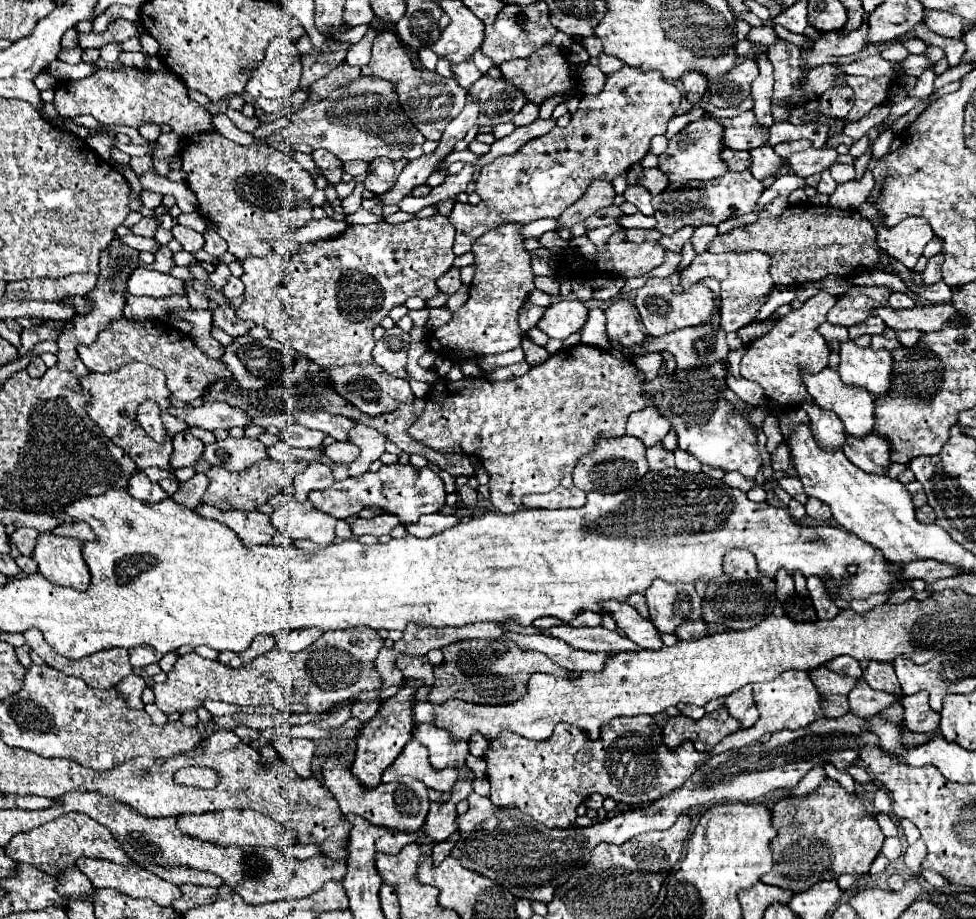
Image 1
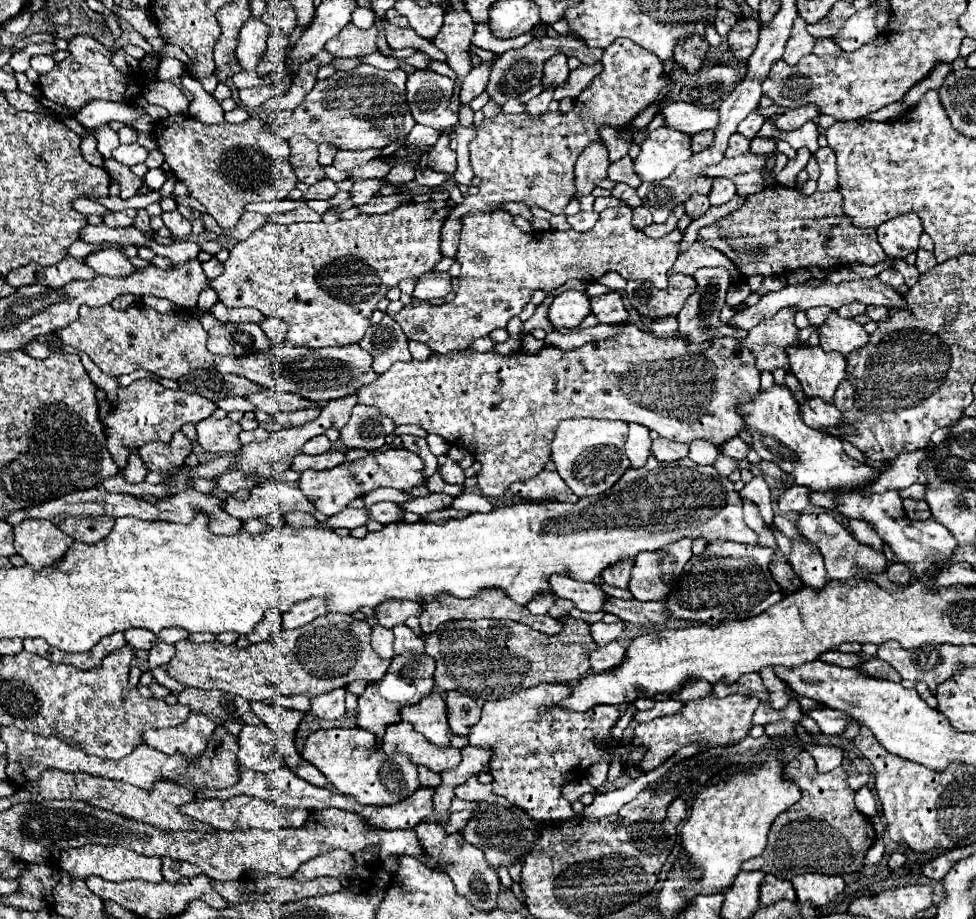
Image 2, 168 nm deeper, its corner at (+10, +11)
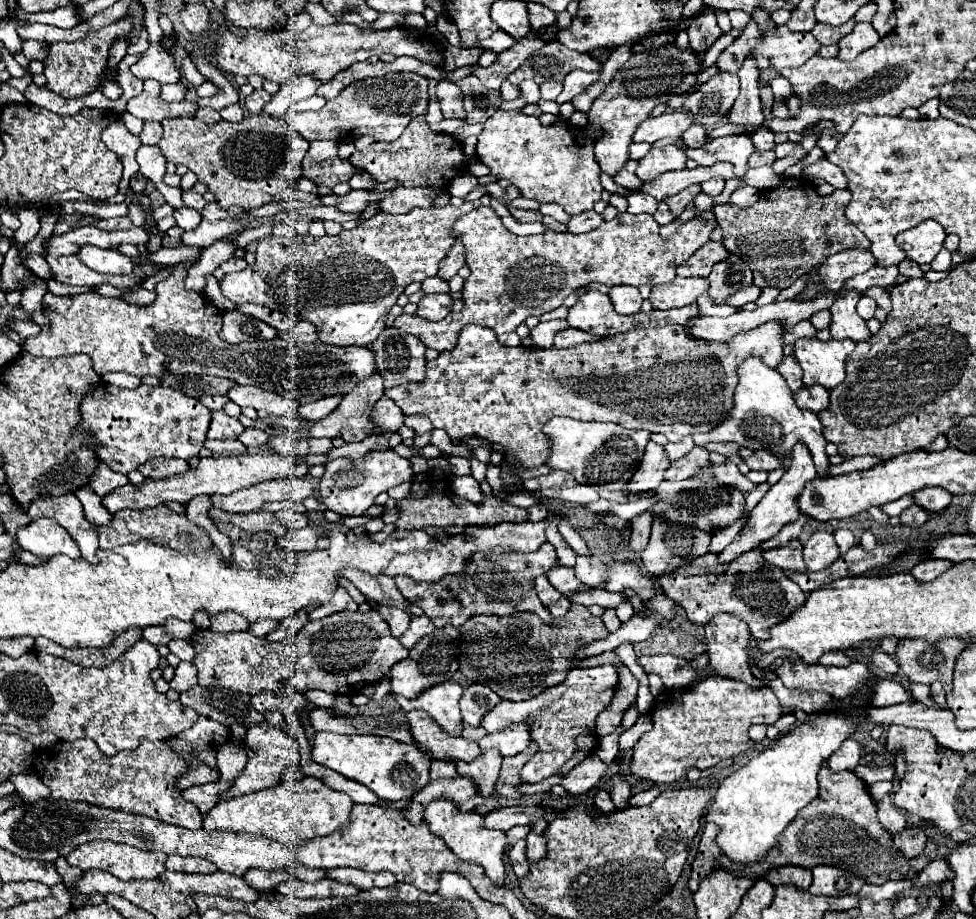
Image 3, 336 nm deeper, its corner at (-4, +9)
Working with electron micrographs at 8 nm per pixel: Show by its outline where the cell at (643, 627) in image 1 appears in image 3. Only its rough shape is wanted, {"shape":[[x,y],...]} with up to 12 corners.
{"shape":[[555,566],[547,572],[549,582],[563,594],[585,592],[573,568]]}

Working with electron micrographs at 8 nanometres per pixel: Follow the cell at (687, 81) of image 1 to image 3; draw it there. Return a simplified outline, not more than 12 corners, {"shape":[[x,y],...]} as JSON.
{"shape":[[713,10],[687,26],[691,50],[705,54],[721,36]]}

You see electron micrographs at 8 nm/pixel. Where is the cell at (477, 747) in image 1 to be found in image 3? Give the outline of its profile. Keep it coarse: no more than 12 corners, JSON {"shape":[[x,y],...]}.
{"shape":[[481,684],[461,696],[463,722],[481,726],[483,714],[501,698]]}

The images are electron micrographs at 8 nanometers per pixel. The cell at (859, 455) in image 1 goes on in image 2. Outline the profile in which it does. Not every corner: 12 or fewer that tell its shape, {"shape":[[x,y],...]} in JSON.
{"shape":[[821,398],[799,406],[805,424],[819,430],[841,424],[841,412]]}

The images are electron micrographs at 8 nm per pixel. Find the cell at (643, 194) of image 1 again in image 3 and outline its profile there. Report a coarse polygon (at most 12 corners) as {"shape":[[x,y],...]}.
{"shape":[[631,192],[627,196],[627,212],[653,214],[657,200],[643,192]]}

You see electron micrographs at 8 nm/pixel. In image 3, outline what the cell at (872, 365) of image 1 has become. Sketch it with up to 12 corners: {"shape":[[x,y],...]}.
{"shape":[[849,292],[829,308],[833,340],[871,340]]}

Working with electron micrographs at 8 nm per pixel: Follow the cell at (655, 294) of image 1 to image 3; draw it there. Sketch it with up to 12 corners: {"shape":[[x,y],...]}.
{"shape":[[675,278],[651,288],[655,310],[693,304],[707,278]]}

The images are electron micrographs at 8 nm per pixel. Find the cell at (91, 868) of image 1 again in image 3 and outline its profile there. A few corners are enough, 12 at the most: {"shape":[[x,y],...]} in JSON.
{"shape":[[87,842],[67,856],[83,872],[151,880],[165,868],[163,852],[127,844]]}

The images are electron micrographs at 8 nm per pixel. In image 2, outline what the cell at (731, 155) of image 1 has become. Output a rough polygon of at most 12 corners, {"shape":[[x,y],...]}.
{"shape":[[713,132],[691,136],[691,152],[701,152],[713,142]]}

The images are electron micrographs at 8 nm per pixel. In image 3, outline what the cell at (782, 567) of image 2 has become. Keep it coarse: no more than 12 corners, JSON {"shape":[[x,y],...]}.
{"shape":[[801,544],[765,552],[765,558],[787,572],[807,570]]}

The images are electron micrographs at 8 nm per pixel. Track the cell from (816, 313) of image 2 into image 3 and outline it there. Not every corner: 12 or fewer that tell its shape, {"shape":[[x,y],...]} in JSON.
{"shape":[[819,310],[811,316],[817,330],[829,328],[831,310]]}

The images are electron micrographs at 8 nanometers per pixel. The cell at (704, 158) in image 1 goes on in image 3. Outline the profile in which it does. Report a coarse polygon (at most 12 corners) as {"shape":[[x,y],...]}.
{"shape":[[675,144],[651,148],[635,174],[651,182],[663,172],[687,166],[685,150]]}

